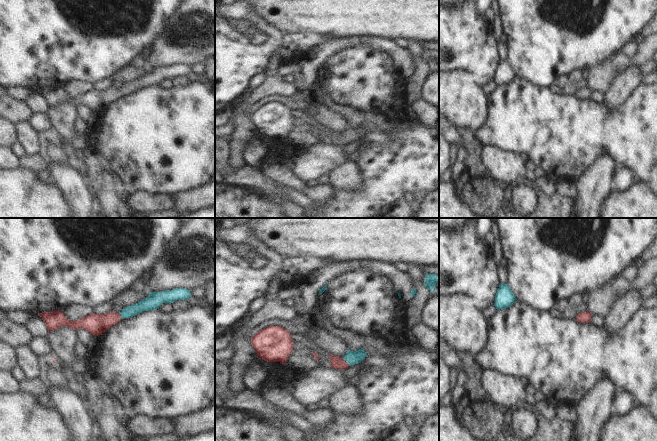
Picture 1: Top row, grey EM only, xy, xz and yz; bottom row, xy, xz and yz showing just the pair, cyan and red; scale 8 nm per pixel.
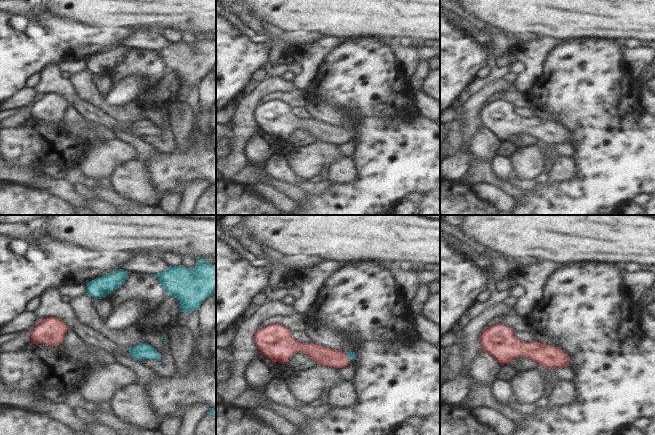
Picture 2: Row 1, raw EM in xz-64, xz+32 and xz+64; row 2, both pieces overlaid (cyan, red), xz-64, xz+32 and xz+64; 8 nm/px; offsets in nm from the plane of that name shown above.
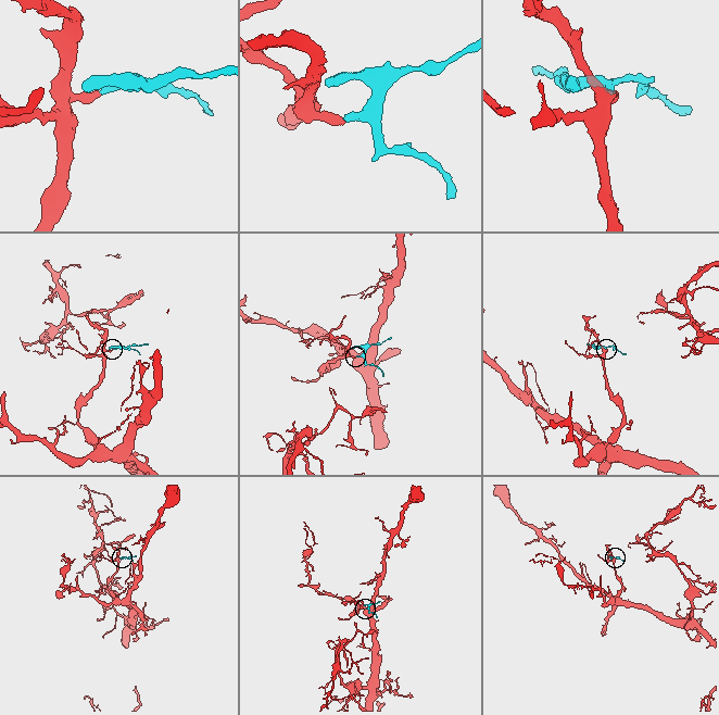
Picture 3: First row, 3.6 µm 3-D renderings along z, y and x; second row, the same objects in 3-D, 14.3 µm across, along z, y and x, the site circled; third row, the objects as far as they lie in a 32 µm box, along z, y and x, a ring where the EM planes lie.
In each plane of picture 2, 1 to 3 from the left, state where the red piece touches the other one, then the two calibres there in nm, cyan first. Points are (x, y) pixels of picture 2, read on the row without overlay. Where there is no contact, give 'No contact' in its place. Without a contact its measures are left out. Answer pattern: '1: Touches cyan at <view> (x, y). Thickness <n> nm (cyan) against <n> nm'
1: No contact
2: Touches cyan at xz+32 (346, 132). Thickness 60 nm (cyan) against 150 nm
3: No contact.

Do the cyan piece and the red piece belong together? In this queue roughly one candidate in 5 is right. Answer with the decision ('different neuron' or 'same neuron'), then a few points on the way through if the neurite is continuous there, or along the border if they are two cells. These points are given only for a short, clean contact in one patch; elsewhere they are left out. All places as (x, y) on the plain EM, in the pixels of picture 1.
same neuron; way xz (352, 134), (346, 137), (338, 139)

